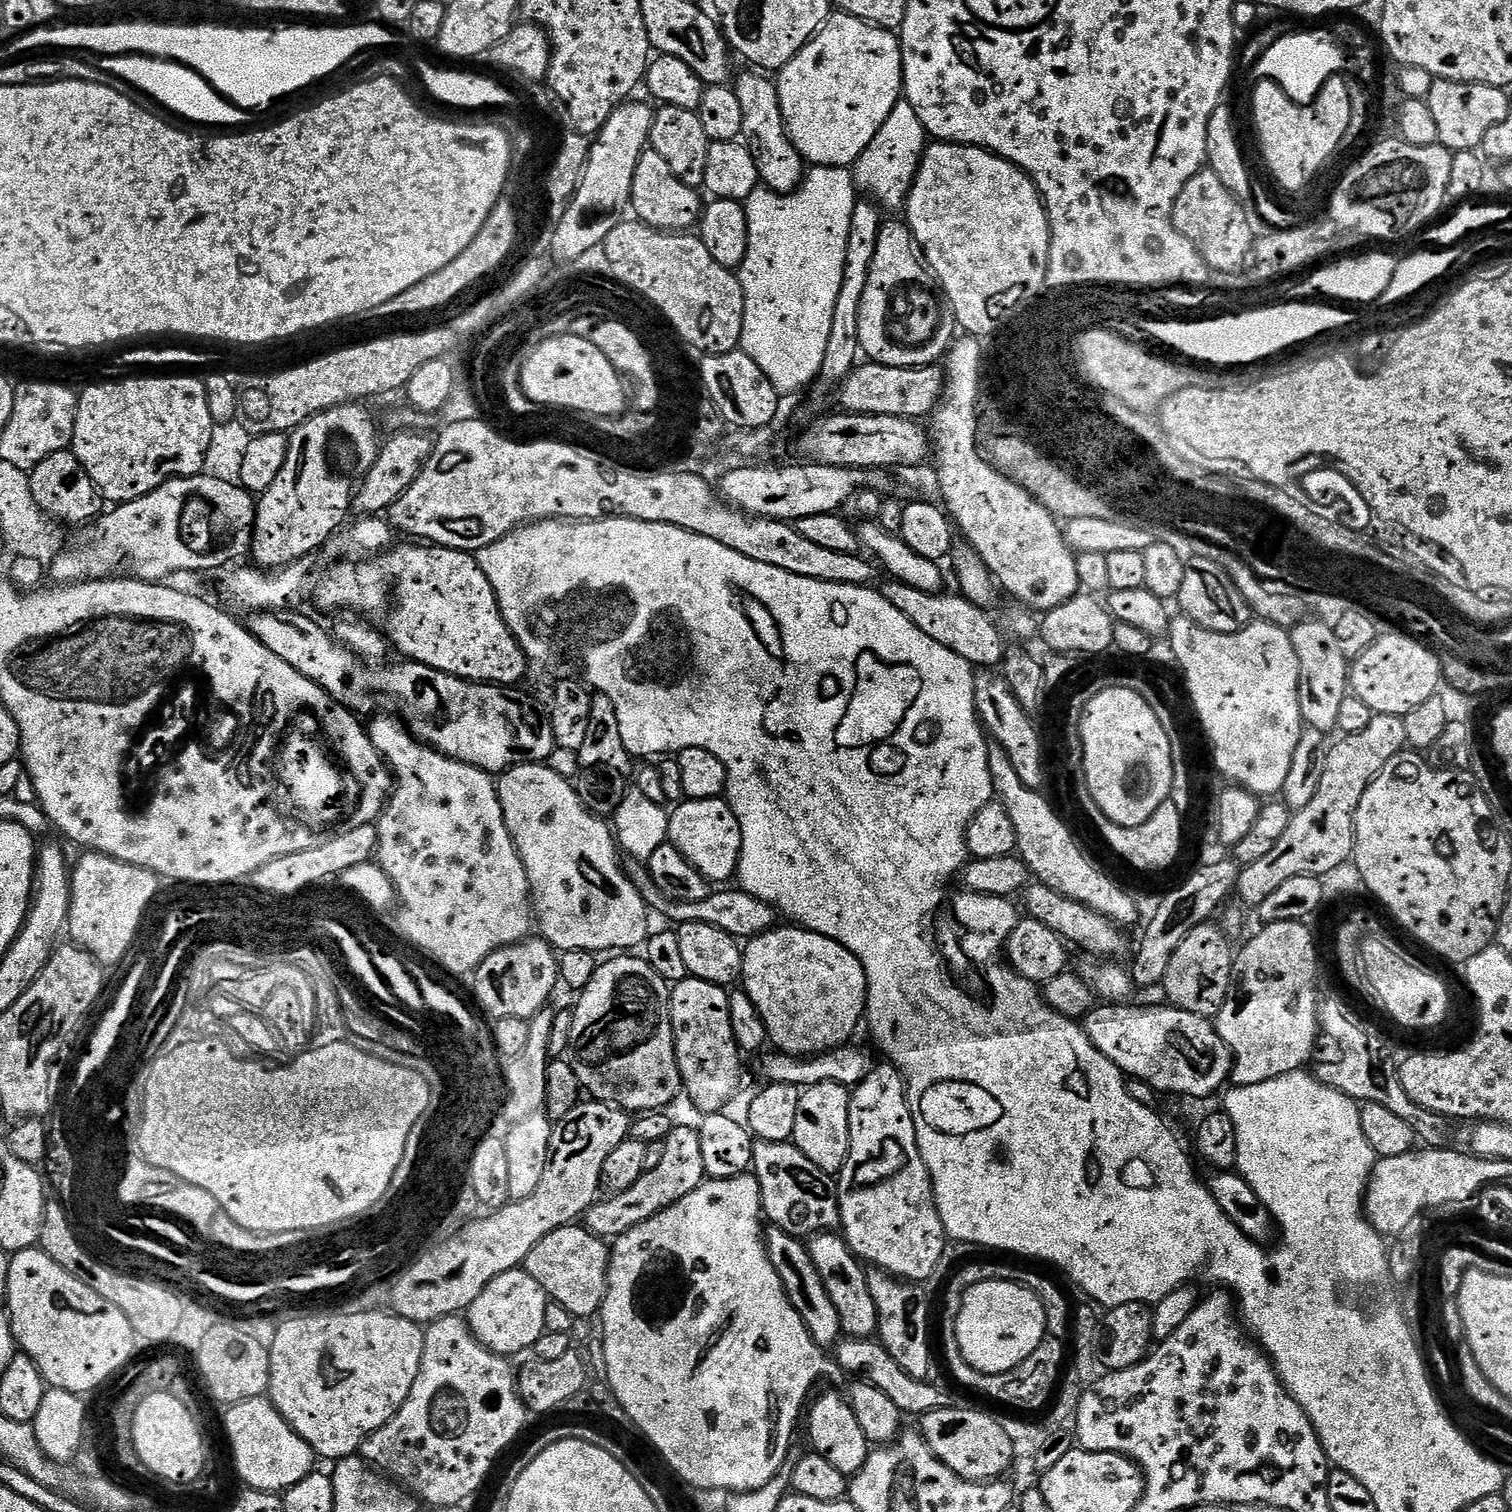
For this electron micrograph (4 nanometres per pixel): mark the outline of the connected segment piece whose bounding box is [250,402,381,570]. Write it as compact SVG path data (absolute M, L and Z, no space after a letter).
M357 402L338 405L340 412L333 408L326 409L328 416L323 412L311 416L291 433L282 474L274 478L274 486L262 493L256 505L256 529L252 531L250 556L251 559L256 559L253 561L259 567L265 570L279 570L295 564L298 560L311 557L310 554L315 548L322 547L328 539L331 541L337 535L335 532L340 527L345 527L344 519L352 512L354 493L358 488L357 481L352 481L352 476L367 476L381 450L380 444L372 448L373 428L368 428L368 420L360 416L363 406L363 403Z

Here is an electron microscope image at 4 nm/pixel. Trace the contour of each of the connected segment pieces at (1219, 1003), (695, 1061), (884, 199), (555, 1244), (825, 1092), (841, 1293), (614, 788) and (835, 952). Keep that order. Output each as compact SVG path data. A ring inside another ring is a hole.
M1212 922L1200 924L1182 938L1182 946L1178 946L1178 950L1174 950L1174 958L1170 958L1170 970L1166 970L1162 985L1171 1007L1209 1018L1220 1013L1230 995L1234 963L1234 948L1228 945L1227 938L1223 936L1225 933L1214 925Z
M689 976L671 985L672 1033L676 1043L676 1061L683 1091L688 1092L700 1114L711 1114L727 1109L736 1087L740 1084L742 1053L730 1026L730 995L727 987L702 982Z
M901 98L894 110L890 110L890 118L882 122L882 130L874 134L870 146L866 146L866 150L862 150L862 154L856 159L854 175L857 189L861 193L871 194L885 209L903 209L908 203L908 191L916 180L925 147L926 133L922 122L914 106Z
M579 1223L567 1224L542 1238L523 1262L524 1271L544 1288L549 1301L566 1306L573 1318L595 1317L608 1289L610 1248L601 1237ZM605 1244L605 1245L604 1245Z
M822 1082L803 1089L798 1102L798 1115L794 1121L791 1143L796 1145L818 1170L839 1173L848 1157L850 1138L850 1092L843 1084Z
M817 1234L807 1241L807 1245L814 1270L818 1270L818 1278L822 1278L826 1294L830 1294L834 1310L838 1310L841 1333L848 1338L875 1337L878 1309L874 1306L874 1298L870 1298L868 1273L865 1265L849 1250L848 1241L840 1234Z
M596 694L592 696L592 718L588 727L588 737L580 748L580 780L578 791L584 803L601 818L611 817L611 812L619 813L629 795L628 783L634 780L633 757L624 744L624 733L618 728L618 714L610 698Z
M777 926L771 932L764 932L760 936L753 936L743 945L744 950L744 975L742 977L743 991L747 992L749 998L754 1002L754 1006L758 1006L758 1012L762 1014L762 1022L766 1022L766 1030L768 1031L768 1039L774 1045L777 1044L781 1053L790 1056L810 1057L821 1052L830 1052L833 1048L838 1048L849 1043L848 1040L856 1032L856 1027L861 1027L862 1021L866 1016L868 1006L868 979L864 973L862 962L854 954L850 954L850 950L846 950L846 946L842 946L838 942L834 942L830 938L826 938L817 932L810 932L807 928L799 926L788 926L792 928L783 928Z

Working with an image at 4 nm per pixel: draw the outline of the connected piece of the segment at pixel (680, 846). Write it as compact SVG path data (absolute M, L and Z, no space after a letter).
M685 799L671 809L667 843L678 849L710 882L737 875L742 850L742 830L727 799Z

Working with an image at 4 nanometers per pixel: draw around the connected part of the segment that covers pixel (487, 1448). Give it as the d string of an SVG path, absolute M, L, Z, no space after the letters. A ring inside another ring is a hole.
M463 1315L444 1316L441 1320L433 1320L431 1324L424 1328L424 1353L422 1354L422 1366L418 1370L418 1378L414 1378L414 1386L406 1398L406 1402L374 1434L370 1434L364 1439L364 1445L360 1447L359 1455L367 1460L373 1468L381 1473L387 1474L393 1481L399 1482L403 1487L411 1490L425 1505L429 1504L433 1509L438 1506L454 1506L464 1504L479 1490L484 1484L484 1479L488 1476L488 1471L492 1468L492 1463L515 1442L520 1436L520 1431L524 1428L524 1423L530 1419L530 1413L520 1396L518 1387L518 1376L507 1359L499 1356L496 1352L491 1352L486 1345L476 1339L472 1333L472 1328L468 1325L467 1319Z

